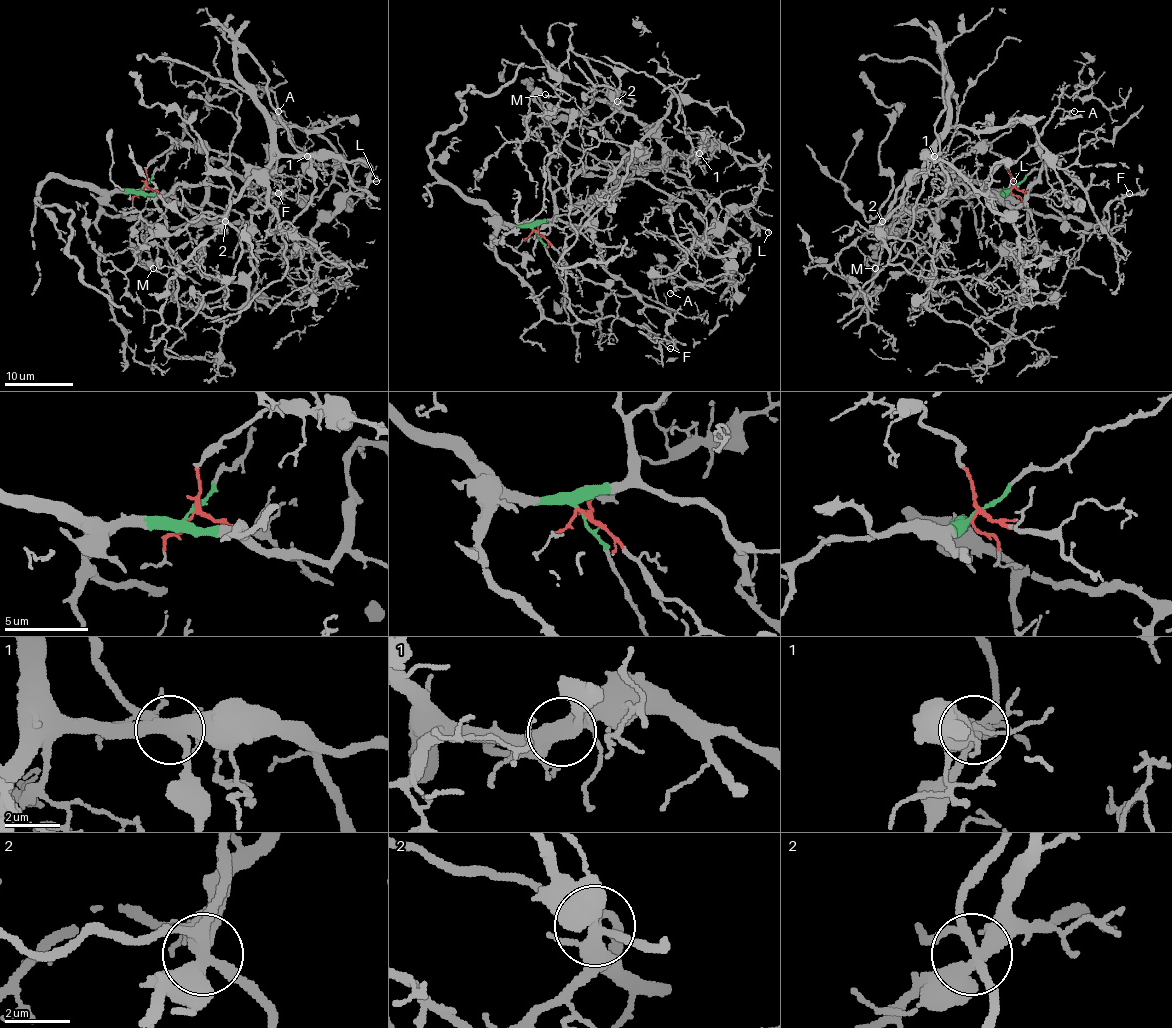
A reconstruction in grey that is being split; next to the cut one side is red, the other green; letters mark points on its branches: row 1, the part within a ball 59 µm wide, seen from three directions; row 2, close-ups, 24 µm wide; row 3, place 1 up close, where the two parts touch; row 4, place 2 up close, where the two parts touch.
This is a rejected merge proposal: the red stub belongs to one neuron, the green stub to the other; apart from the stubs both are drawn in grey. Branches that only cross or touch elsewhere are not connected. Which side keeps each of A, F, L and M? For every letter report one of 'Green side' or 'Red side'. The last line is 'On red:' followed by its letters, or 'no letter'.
A: Green side
F: Green side
L: Red side
M: Red side
On red: L, M

